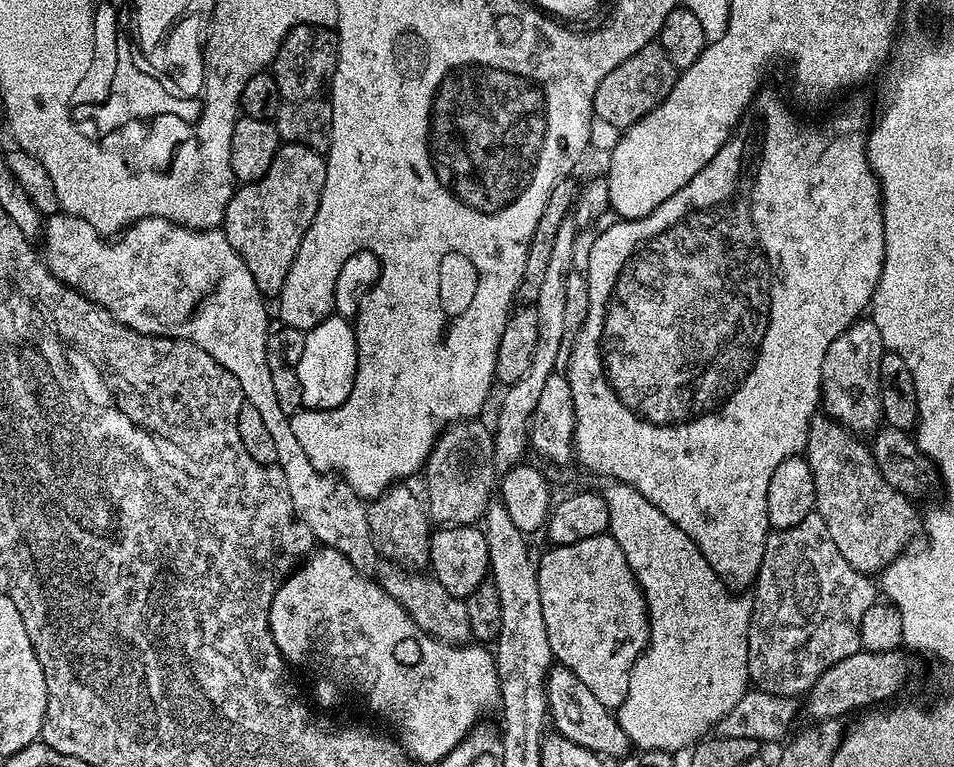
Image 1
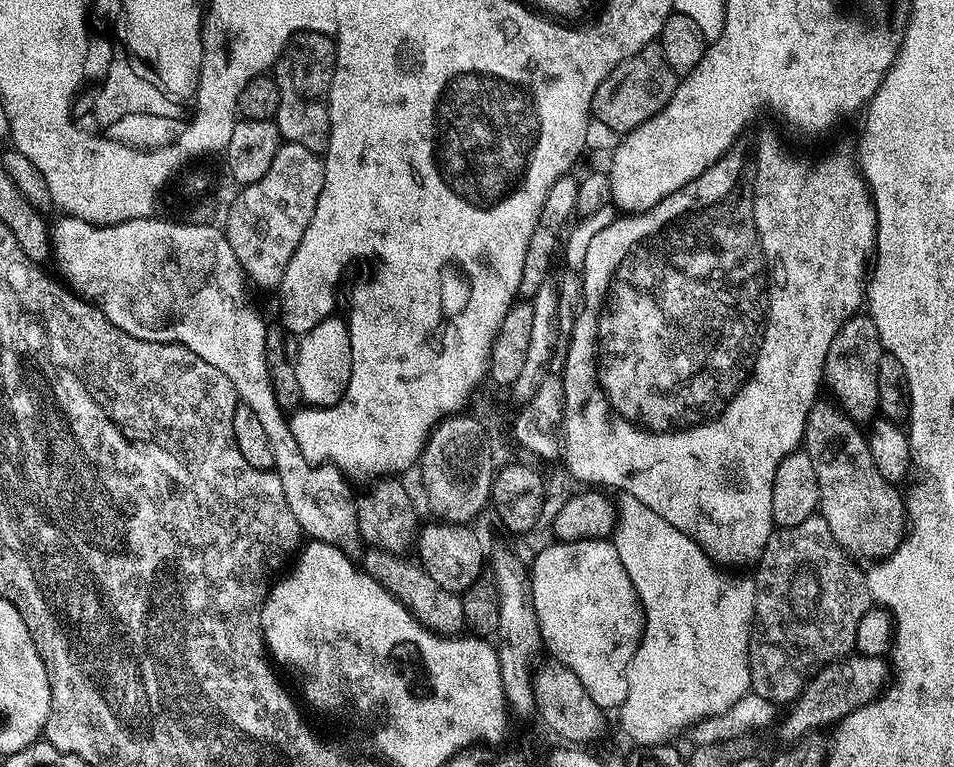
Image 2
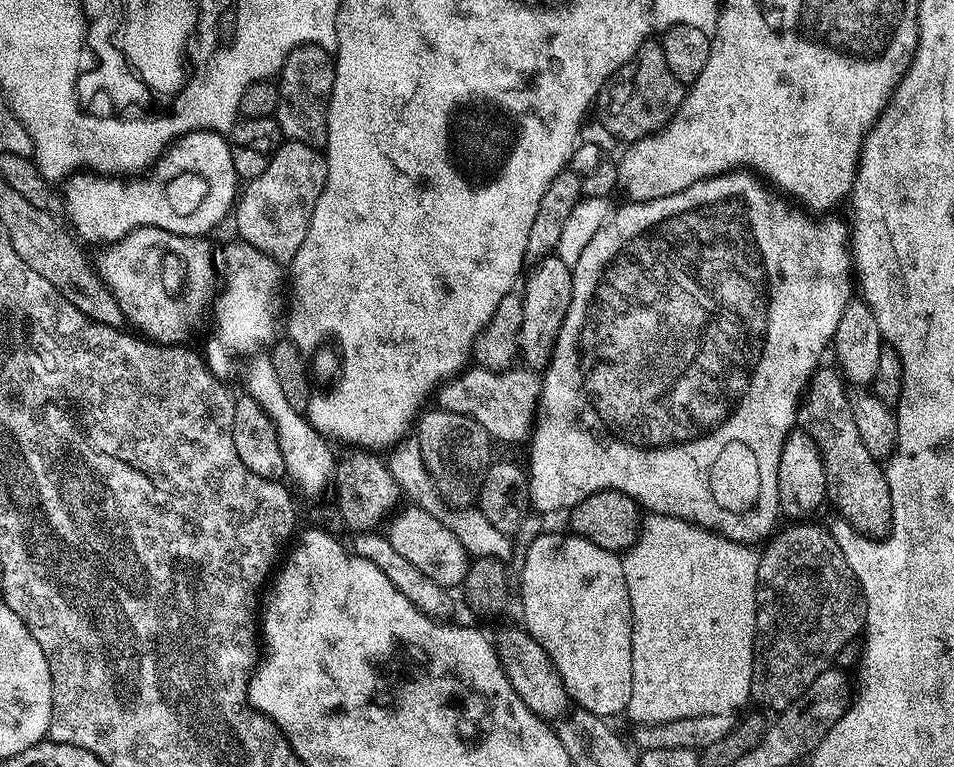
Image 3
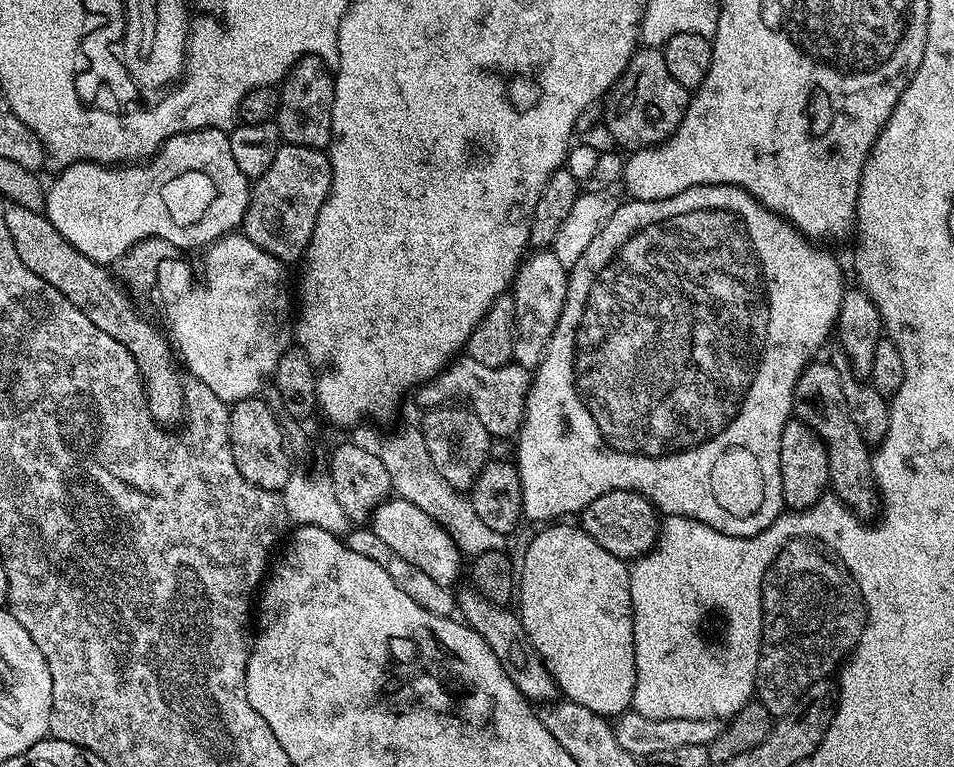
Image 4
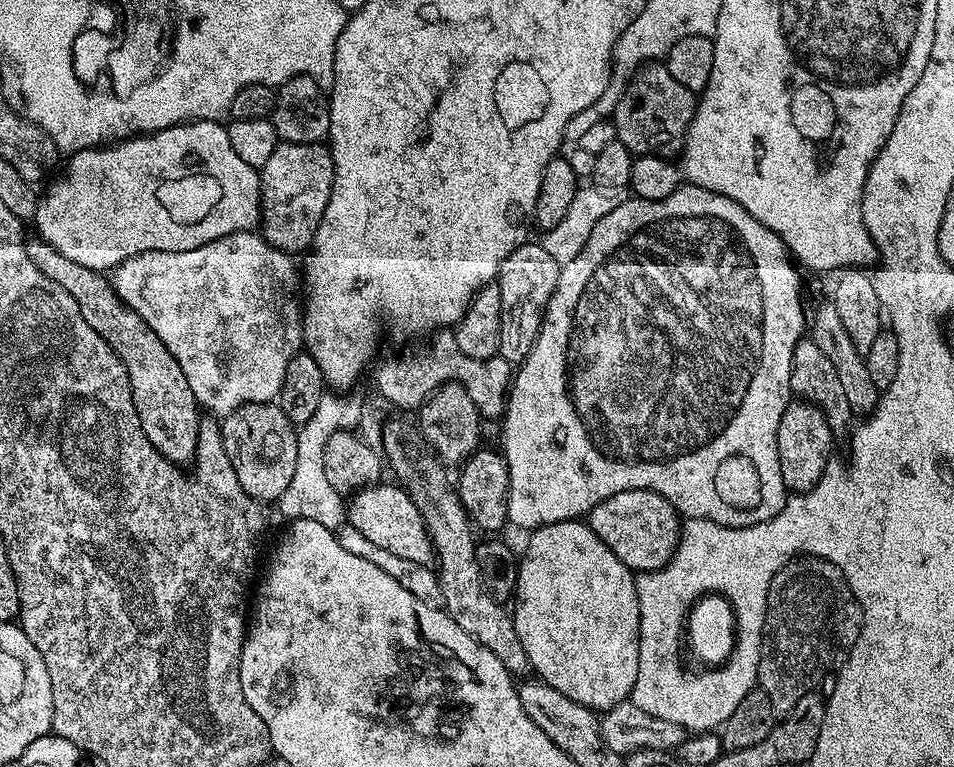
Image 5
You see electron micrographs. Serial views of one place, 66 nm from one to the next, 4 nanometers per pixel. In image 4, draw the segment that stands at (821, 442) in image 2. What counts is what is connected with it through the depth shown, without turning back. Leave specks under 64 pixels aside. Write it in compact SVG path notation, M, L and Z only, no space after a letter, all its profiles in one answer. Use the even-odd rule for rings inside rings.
M810 362L802 370L796 383L794 412L820 436L826 446L828 459L828 483L841 502L861 518L875 517L878 512L878 489L872 471L869 445L865 444L850 410L846 406L846 394L842 394L844 376L841 369L830 362Z

